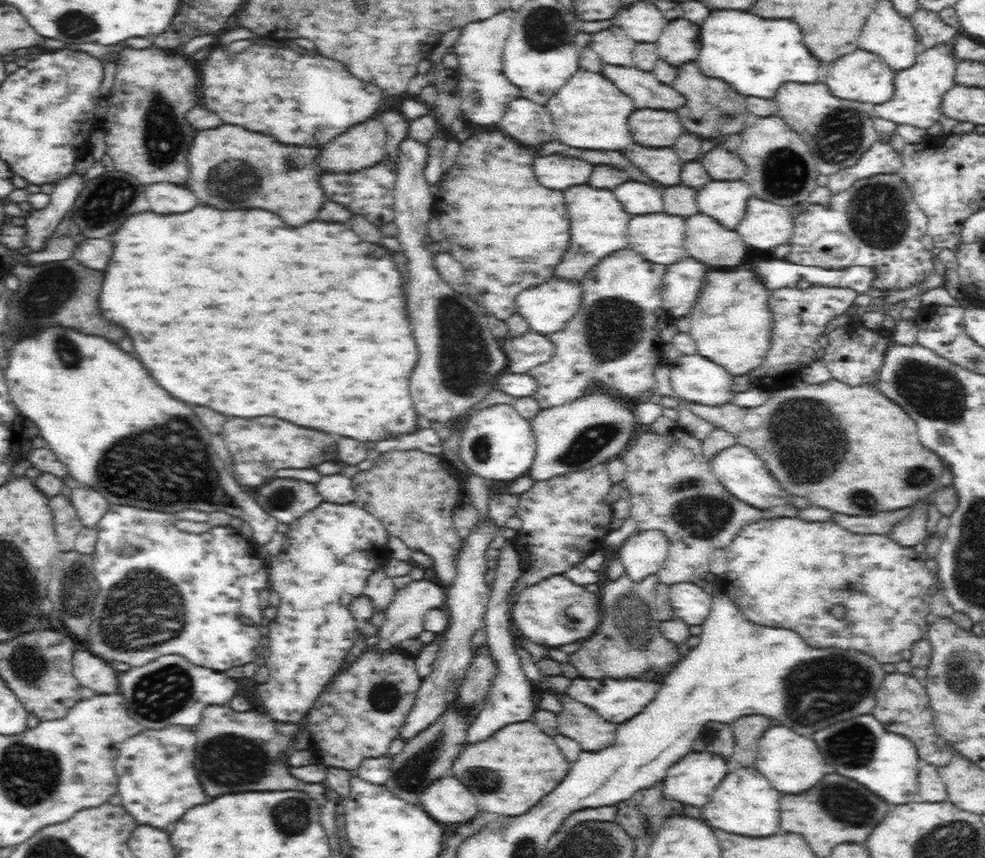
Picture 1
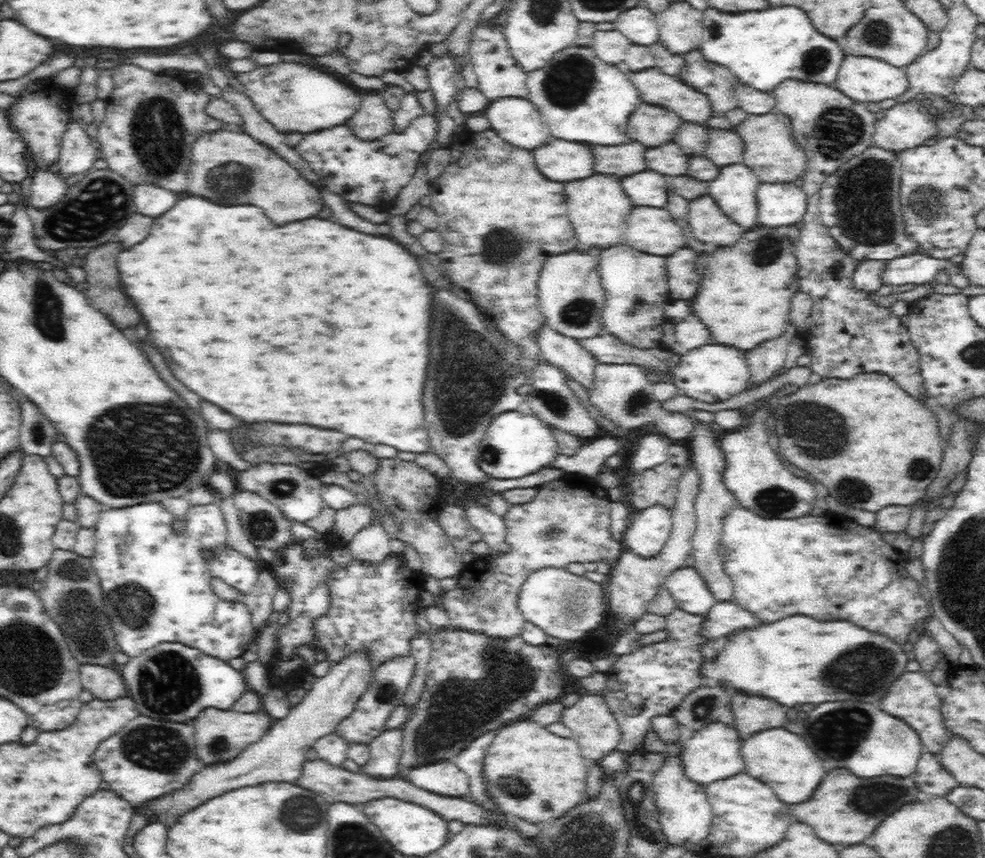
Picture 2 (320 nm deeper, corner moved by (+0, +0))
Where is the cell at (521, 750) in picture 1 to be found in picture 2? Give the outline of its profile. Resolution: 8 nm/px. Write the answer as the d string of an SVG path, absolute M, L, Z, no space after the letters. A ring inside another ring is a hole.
M514 722L514 724L506 726L506 728L500 728L500 730L498 730L498 736L496 736L494 742L488 746L486 756L484 757L484 764L481 768L481 782L486 784L486 787L484 788L485 802L486 804L492 803L492 806L502 814L519 816L524 820L530 820L532 823L546 824L548 819L554 817L558 818L566 813L567 810L580 805L588 799L588 795L586 795L586 791L584 790L589 765L590 763L581 755L578 743L575 740L568 740L568 738L554 736L554 734L548 732L544 726L540 726L539 722Z

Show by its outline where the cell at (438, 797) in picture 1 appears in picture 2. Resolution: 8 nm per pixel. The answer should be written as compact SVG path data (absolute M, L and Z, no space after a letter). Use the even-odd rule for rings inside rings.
M451 760L415 768L402 778L408 778L418 788L430 790L433 795L469 799L471 794L471 777Z

